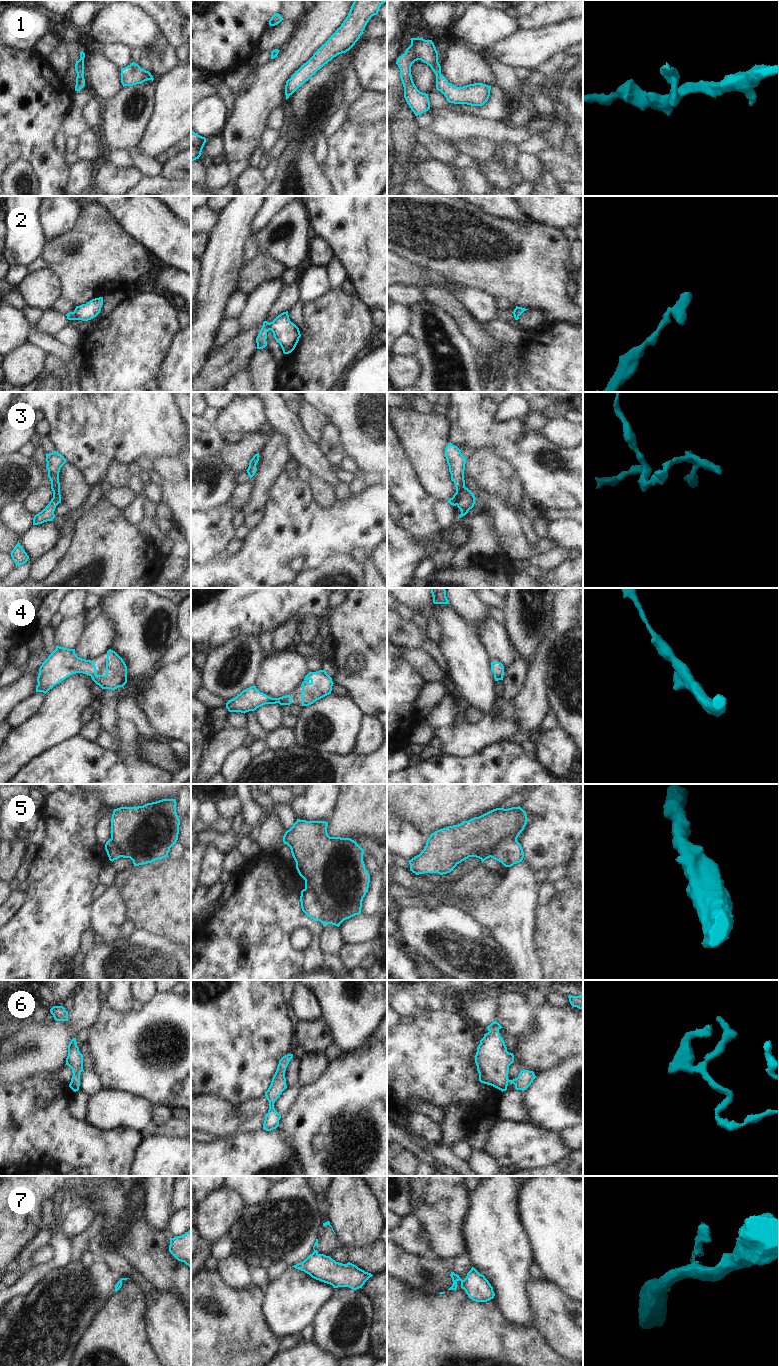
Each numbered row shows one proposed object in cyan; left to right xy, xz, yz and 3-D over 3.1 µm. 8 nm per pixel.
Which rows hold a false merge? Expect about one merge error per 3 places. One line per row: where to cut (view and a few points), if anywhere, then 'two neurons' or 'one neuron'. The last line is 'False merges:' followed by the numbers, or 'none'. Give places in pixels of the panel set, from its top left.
1: cut none; one neuron
2: cut xy (73, 312), (77, 319); two neurons
3: cut yz (465, 487), (460, 493), (456, 504); two neurons
4: cut none; one neuron
5: cut xz (305, 887), (315, 895), (325, 914), (337, 915), (344, 919); two neurons
6: cut none; one neuron
7: cut yz (462, 1280), (464, 1288); two neurons
False merges: 2, 3, 5, 7

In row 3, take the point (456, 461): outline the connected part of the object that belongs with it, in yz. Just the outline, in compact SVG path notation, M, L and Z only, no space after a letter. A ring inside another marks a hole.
M449 442L445 448L445 457L449 466L451 480L454 482L456 487L456 493L447 502L456 506L460 493L466 488L464 470L467 459L462 455L461 450L451 442Z

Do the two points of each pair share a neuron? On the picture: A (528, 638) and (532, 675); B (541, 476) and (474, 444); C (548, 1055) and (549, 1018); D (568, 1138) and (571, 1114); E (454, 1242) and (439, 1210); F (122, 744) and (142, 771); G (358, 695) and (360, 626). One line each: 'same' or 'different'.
A: different
B: same
C: same
D: different
E: same
F: same
G: same

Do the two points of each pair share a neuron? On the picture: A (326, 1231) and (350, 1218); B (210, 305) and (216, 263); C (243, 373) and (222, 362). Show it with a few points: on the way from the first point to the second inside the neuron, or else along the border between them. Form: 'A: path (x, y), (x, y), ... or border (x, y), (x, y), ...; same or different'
A: border (335, 1235), (342, 1244); different
B: path (212, 295), (216, 284), (216, 273); same
C: border (247, 364), (233, 373), (226, 381); different

